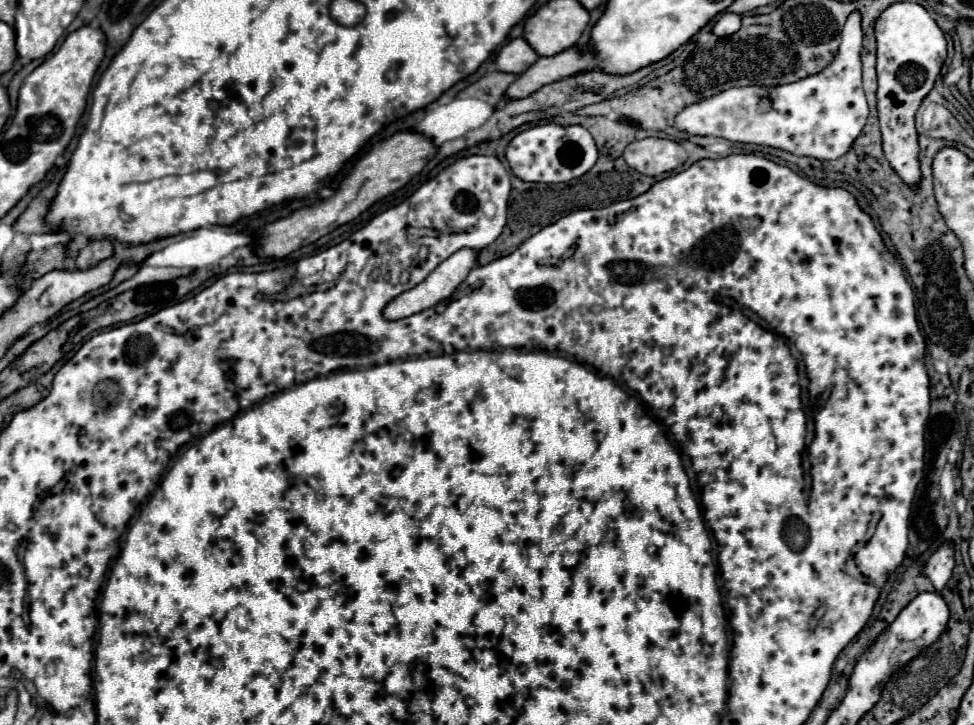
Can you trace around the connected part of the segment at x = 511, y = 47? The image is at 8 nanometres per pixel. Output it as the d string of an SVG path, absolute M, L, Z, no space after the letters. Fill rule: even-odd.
M515 38L499 50L495 64L501 72L523 74L527 68L531 68L537 62L537 58L539 54L529 46L525 38Z

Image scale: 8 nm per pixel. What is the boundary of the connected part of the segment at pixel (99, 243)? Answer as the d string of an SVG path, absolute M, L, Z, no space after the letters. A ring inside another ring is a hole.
M93 240L93 242L87 242L85 248L79 252L79 256L75 260L75 268L87 270L111 256L113 256L113 244L109 240Z

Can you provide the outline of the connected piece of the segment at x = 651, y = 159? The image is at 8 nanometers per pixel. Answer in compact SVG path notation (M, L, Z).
M643 138L631 142L623 154L625 162L641 174L657 176L685 164L687 150L667 138Z

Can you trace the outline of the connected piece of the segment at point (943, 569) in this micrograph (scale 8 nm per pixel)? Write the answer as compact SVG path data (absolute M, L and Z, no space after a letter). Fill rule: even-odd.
M943 542L943 544L931 554L931 558L925 562L923 574L933 582L935 590L939 592L939 590L947 584L947 580L951 578L953 568L955 568L953 542Z

